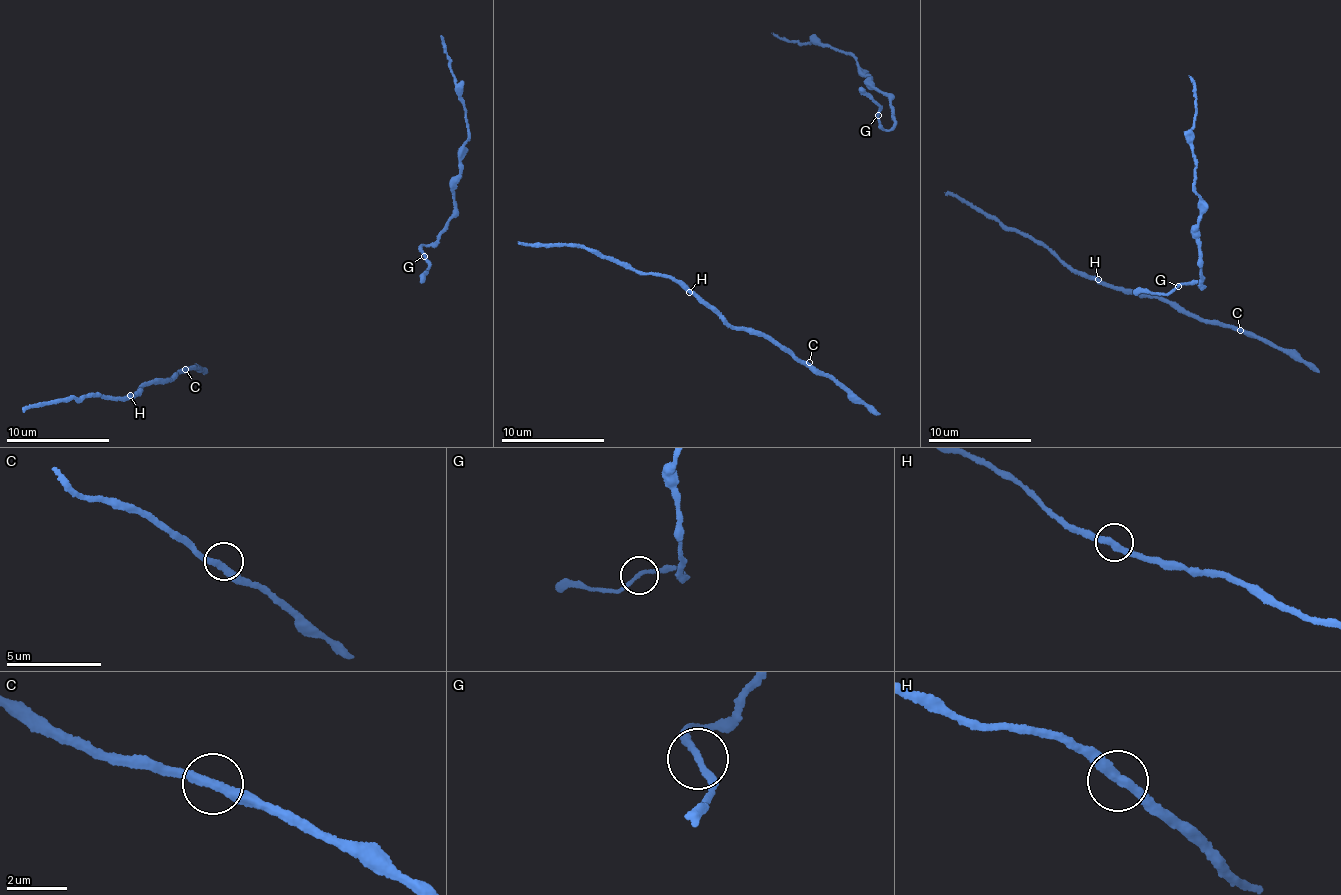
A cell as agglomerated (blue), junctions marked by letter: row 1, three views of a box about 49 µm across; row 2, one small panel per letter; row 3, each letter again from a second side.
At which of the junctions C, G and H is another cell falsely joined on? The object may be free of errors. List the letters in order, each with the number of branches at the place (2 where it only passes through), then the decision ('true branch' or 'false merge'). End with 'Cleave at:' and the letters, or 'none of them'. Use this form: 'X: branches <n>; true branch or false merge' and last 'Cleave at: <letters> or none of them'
C: branches 2; true branch
G: branches 2; true branch
H: branches 2; true branch
Cleave at: none of them

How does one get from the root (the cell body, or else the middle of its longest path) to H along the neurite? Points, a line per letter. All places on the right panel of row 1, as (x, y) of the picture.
H: (1240, 330), (1202, 321), (1181, 307), (1154, 297), (1108, 288), (1097, 280)

